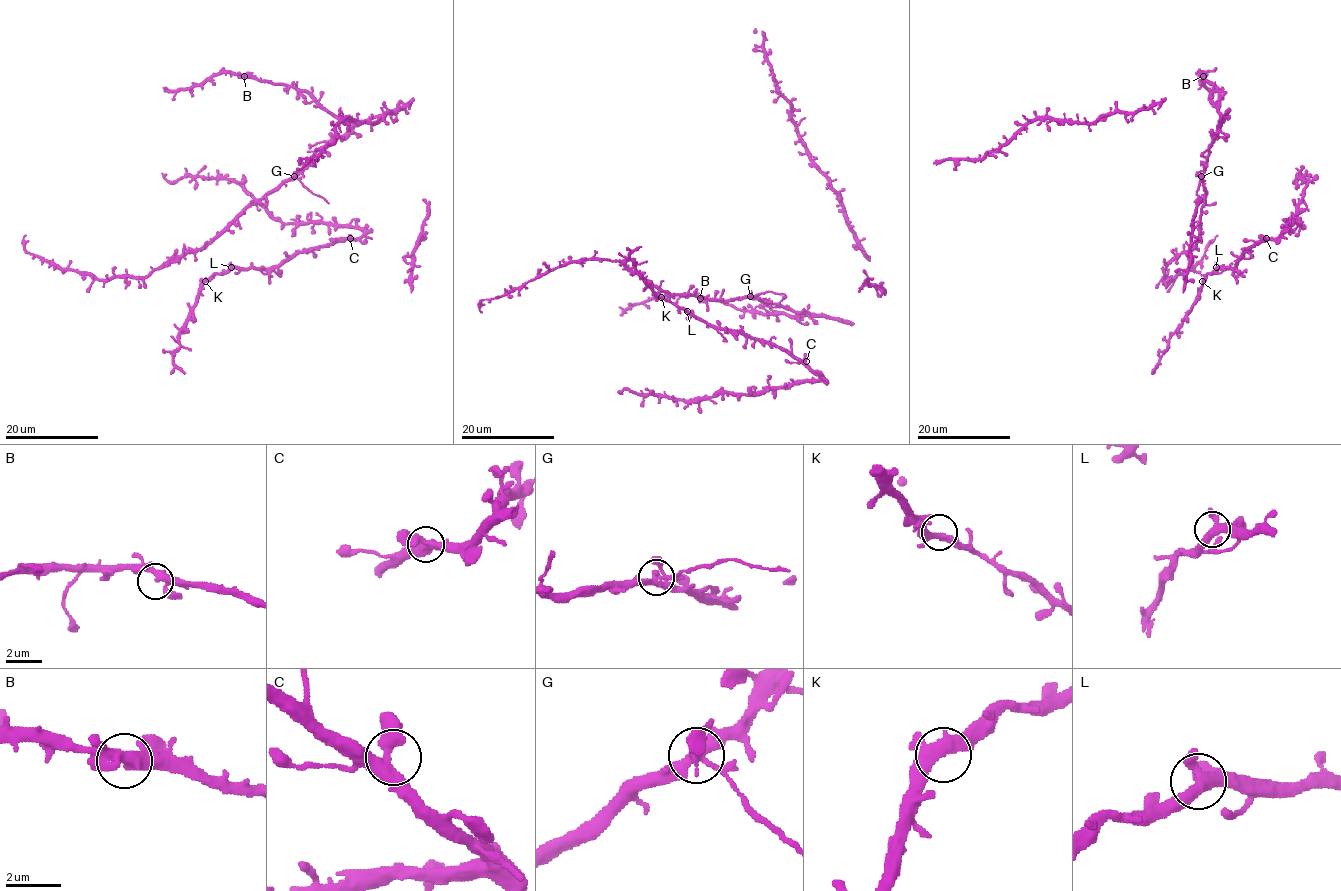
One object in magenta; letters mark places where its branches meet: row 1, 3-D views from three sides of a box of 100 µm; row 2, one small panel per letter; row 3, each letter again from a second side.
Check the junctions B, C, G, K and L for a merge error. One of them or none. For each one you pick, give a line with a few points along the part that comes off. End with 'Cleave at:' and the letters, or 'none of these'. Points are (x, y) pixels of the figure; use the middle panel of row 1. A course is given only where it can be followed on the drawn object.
G: Course of the part to remove: (750, 296), (770, 291), (785, 294)
Cleave at: G

